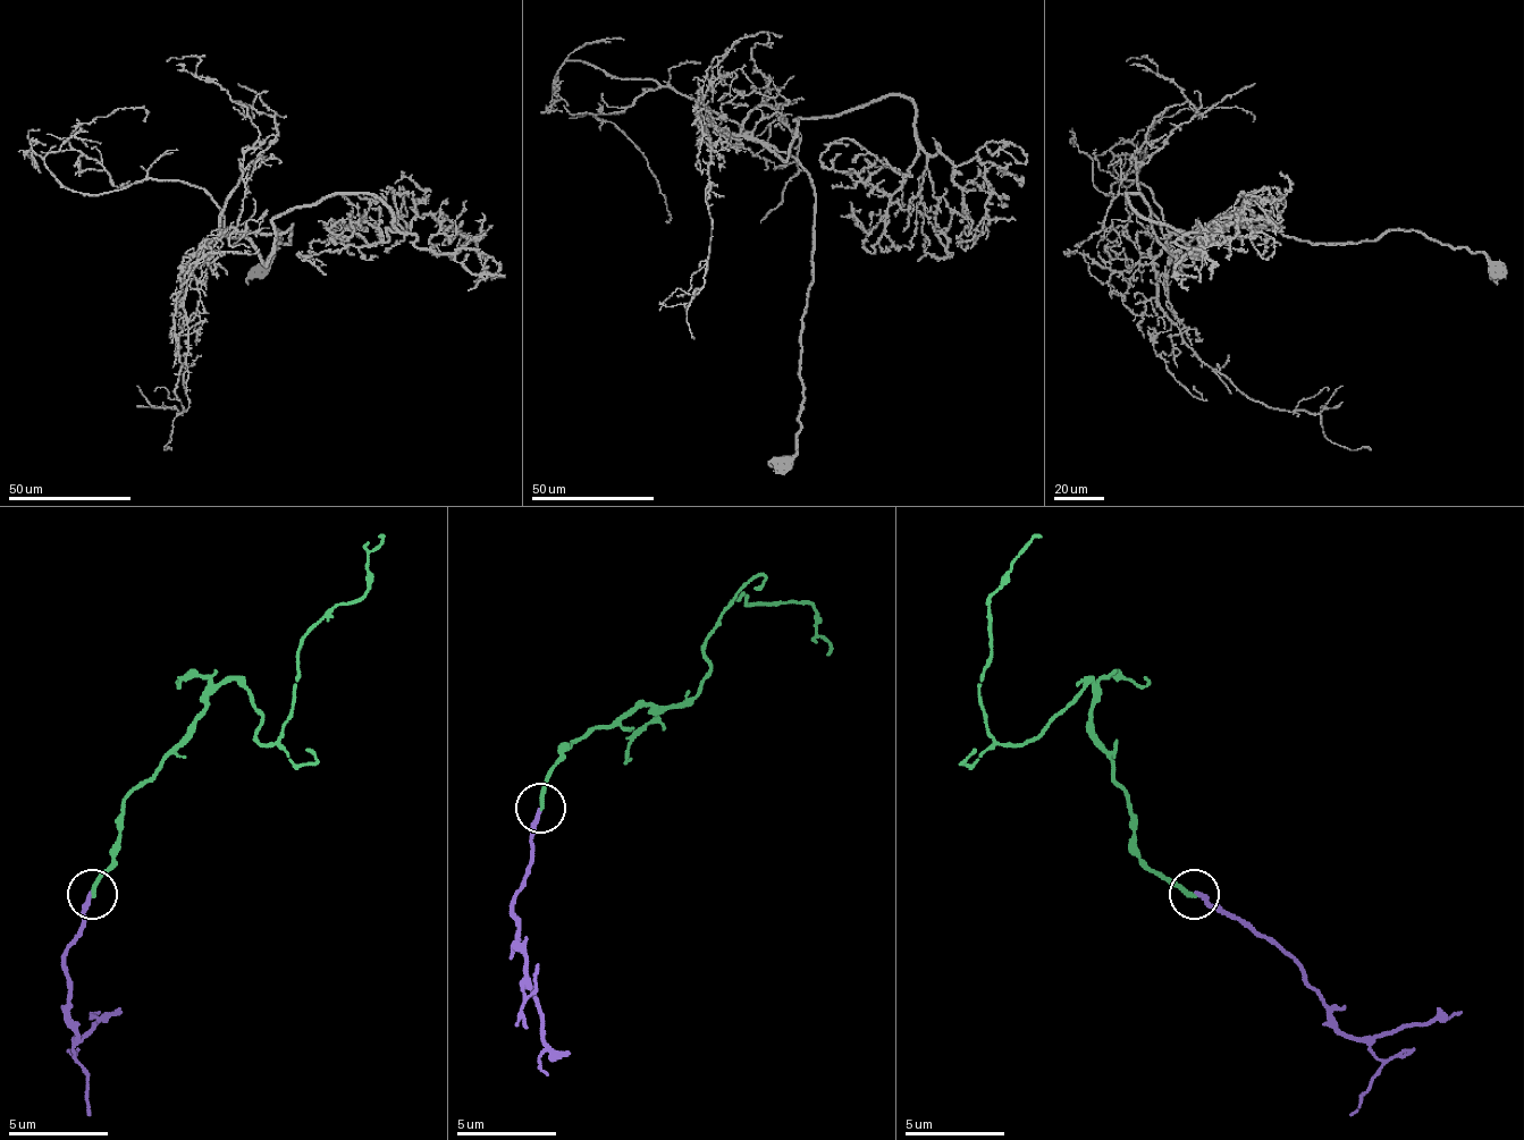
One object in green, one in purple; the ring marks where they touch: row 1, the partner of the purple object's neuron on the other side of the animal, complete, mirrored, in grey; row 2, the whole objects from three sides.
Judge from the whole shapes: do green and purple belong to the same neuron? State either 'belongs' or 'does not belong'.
belongs

